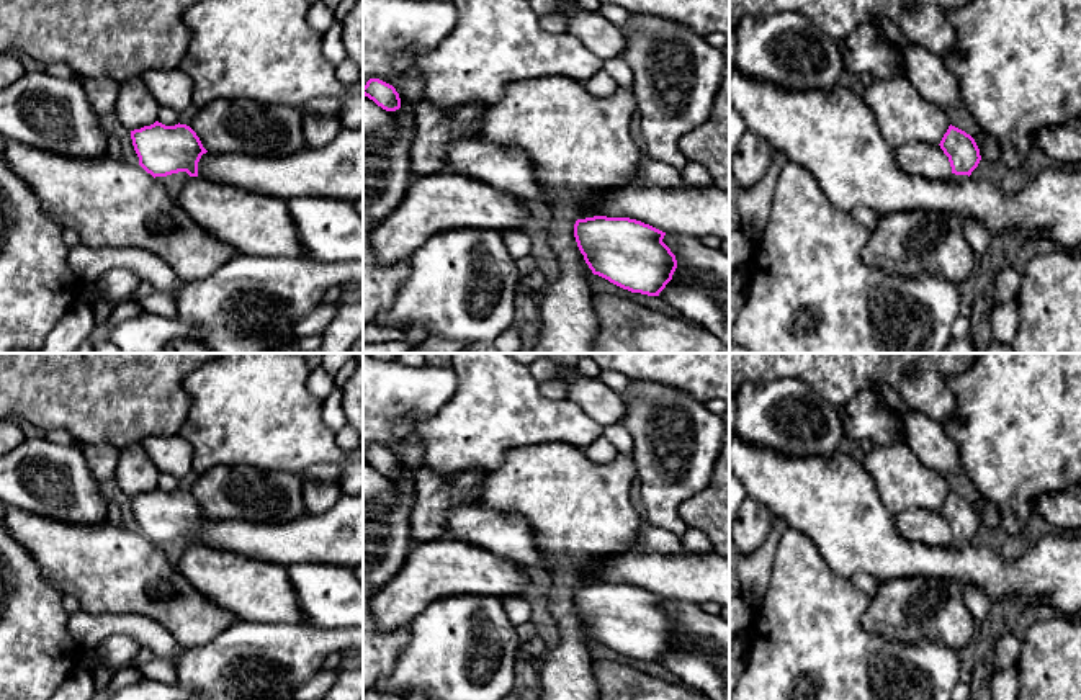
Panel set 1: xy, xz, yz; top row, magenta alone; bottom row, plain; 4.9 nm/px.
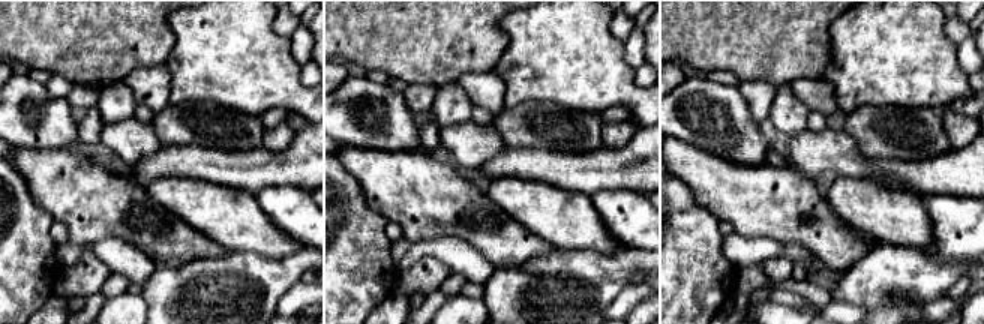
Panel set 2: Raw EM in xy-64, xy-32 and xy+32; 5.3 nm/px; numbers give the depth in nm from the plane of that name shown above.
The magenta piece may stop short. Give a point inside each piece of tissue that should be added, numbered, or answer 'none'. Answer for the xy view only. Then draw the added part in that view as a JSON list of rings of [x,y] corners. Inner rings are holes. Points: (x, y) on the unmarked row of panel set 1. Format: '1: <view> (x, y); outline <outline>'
1: xy (174, 550); outline [[[178,538],[167,543],[155,543],[155,546],[160,548],[165,553],[168,563],[177,568],[178,559],[182,558],[183,551],[190,546],[190,541],[186,538]]]

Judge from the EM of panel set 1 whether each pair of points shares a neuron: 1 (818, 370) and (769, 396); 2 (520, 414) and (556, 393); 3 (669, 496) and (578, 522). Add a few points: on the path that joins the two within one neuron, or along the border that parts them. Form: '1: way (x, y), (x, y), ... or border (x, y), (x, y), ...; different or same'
1: border (759, 381), (797, 378), (808, 383), (829, 401); different
2: border (540, 386), (545, 396), (565, 399); different
3: border (641, 514), (646, 522); different

